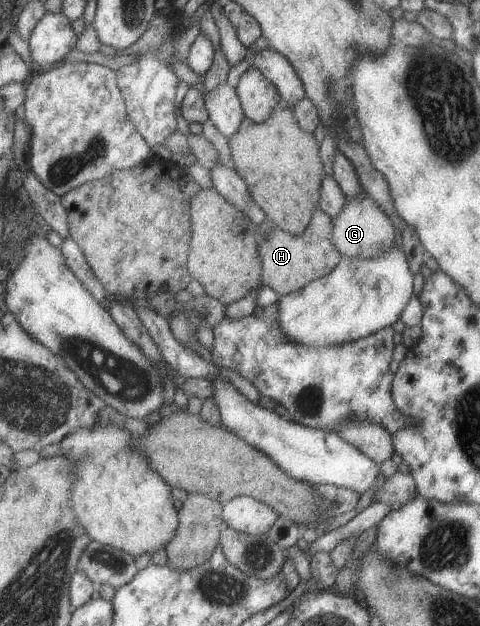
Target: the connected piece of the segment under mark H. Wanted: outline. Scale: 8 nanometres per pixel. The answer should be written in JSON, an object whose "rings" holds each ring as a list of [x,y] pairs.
{"rings":[[[318,208],[312,213],[310,224],[302,234],[292,236],[278,226],[264,220],[256,230],[256,246],[261,260],[261,284],[272,288],[277,296],[284,296],[302,288],[308,282],[330,274],[340,260],[339,252],[331,244],[331,218]]]}

